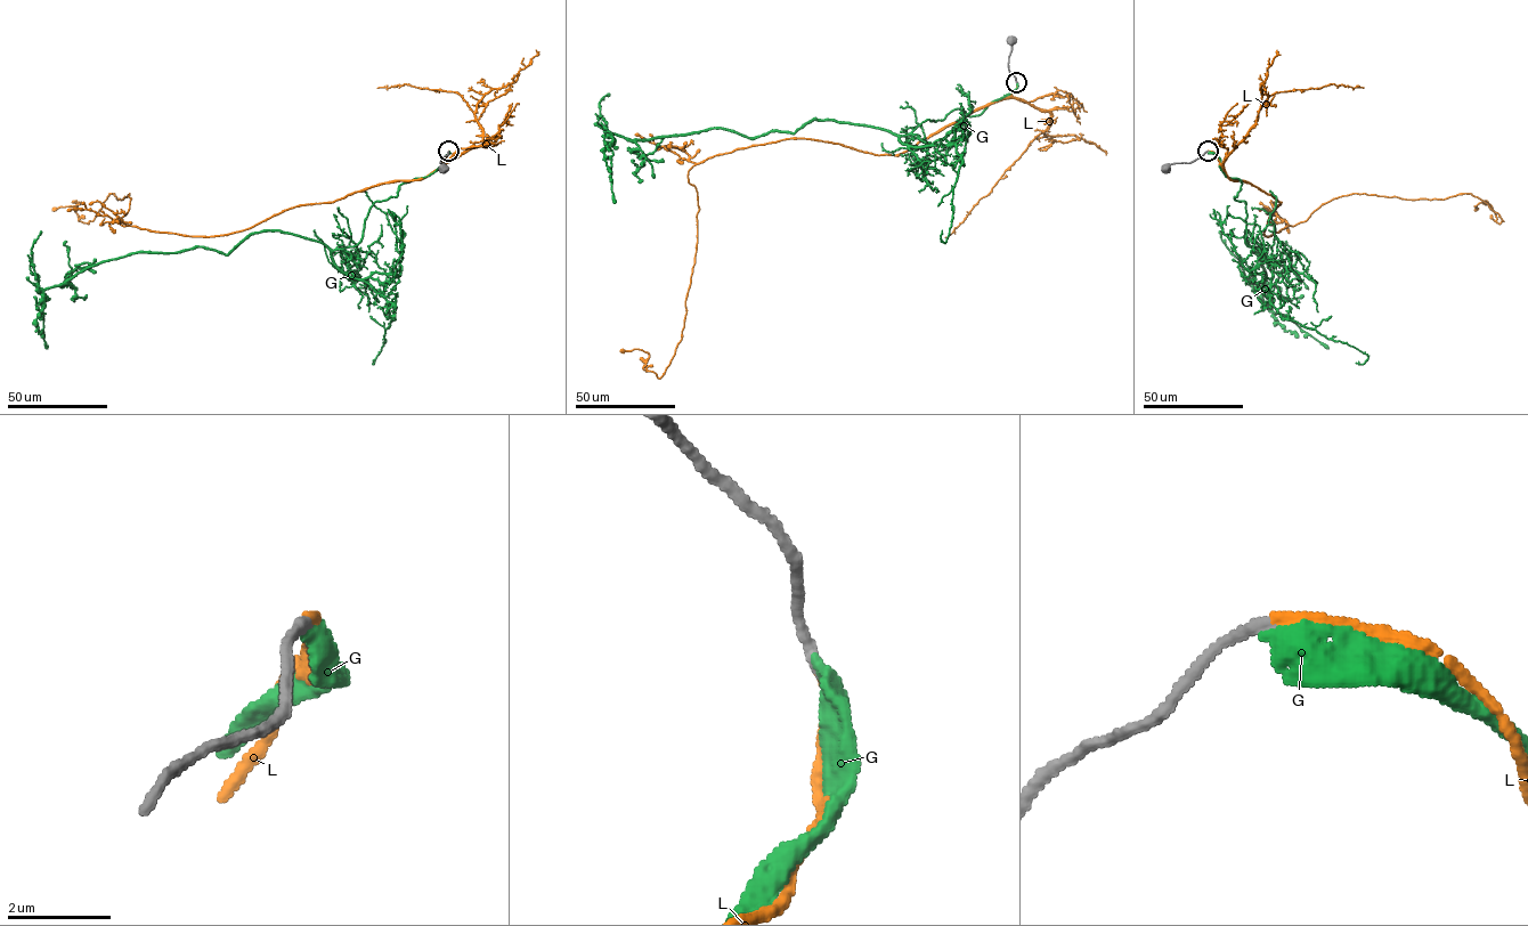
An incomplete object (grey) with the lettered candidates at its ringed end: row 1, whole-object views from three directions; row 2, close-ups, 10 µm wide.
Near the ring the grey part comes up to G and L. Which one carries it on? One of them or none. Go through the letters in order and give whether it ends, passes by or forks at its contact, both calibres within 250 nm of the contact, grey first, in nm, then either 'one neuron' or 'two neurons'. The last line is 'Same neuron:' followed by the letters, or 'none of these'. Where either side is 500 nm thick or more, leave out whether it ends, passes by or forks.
G: it ends; calibres 240 and 420 nm; two neurons
L: it ends; calibres 240 and 180 nm; one neuron
Same neuron: L

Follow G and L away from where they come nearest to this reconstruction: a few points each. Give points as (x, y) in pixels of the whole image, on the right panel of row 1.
G: (1207, 151), (1242, 183), (1261, 301), (1329, 348)
L: (1208, 151), (1232, 180), (1279, 202), (1267, 236), (1354, 193), (1471, 193), (1503, 221), (1490, 205), (1476, 210)

